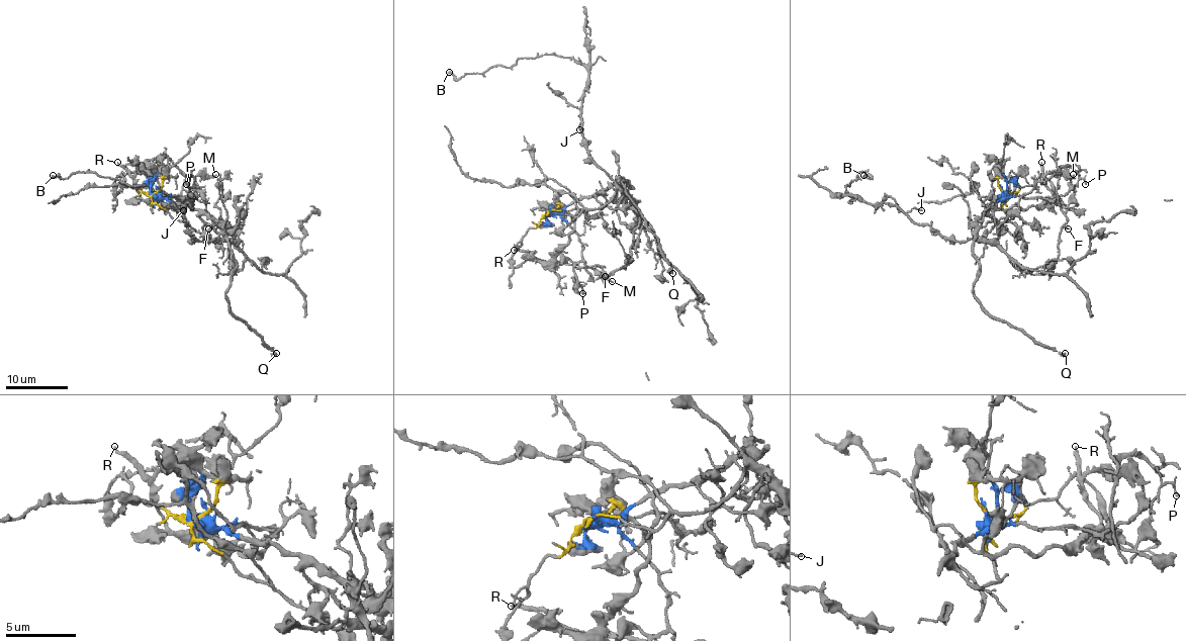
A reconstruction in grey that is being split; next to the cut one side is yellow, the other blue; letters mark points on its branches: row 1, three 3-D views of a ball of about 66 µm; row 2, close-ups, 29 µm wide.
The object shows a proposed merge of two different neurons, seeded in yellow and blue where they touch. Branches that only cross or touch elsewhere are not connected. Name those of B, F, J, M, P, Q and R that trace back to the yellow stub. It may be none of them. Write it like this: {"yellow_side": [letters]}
{"yellow_side": ["B", "F", "J", "M"]}

